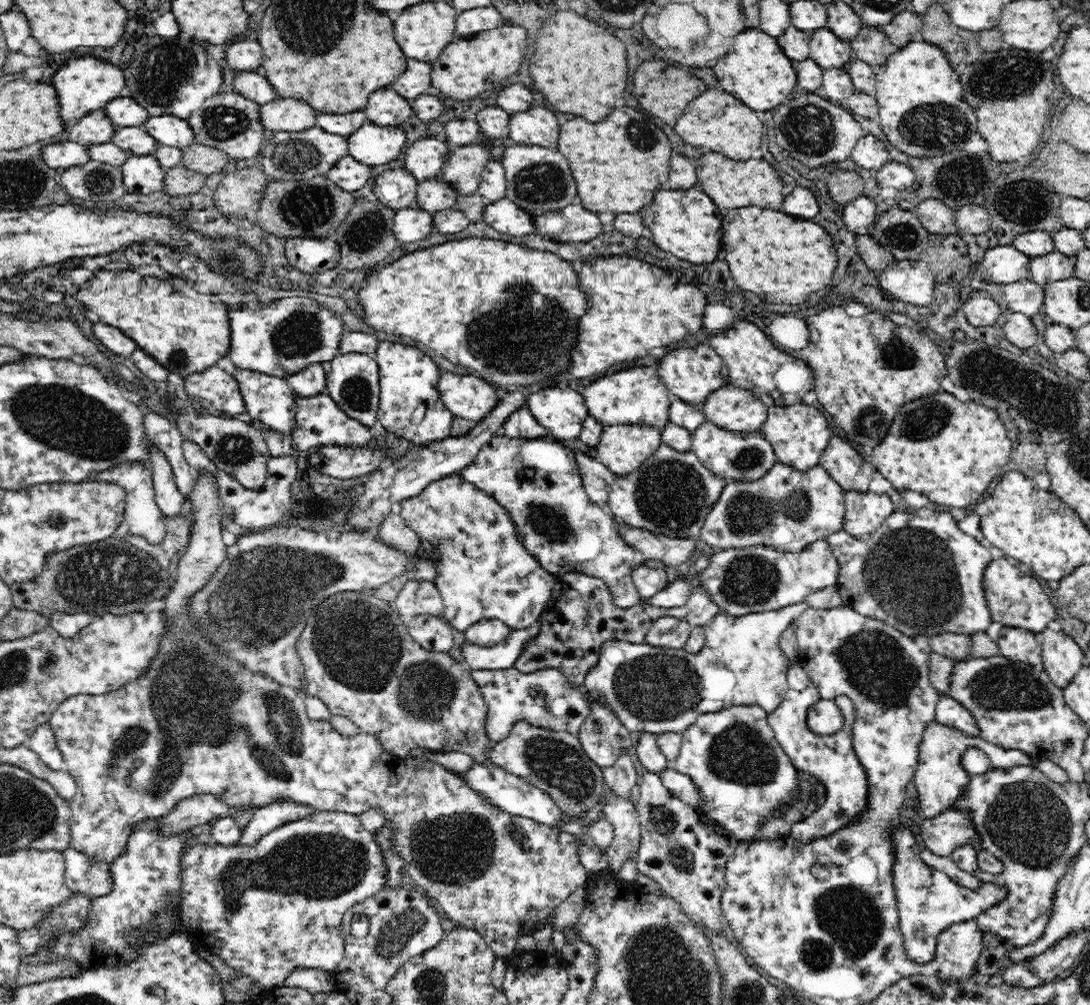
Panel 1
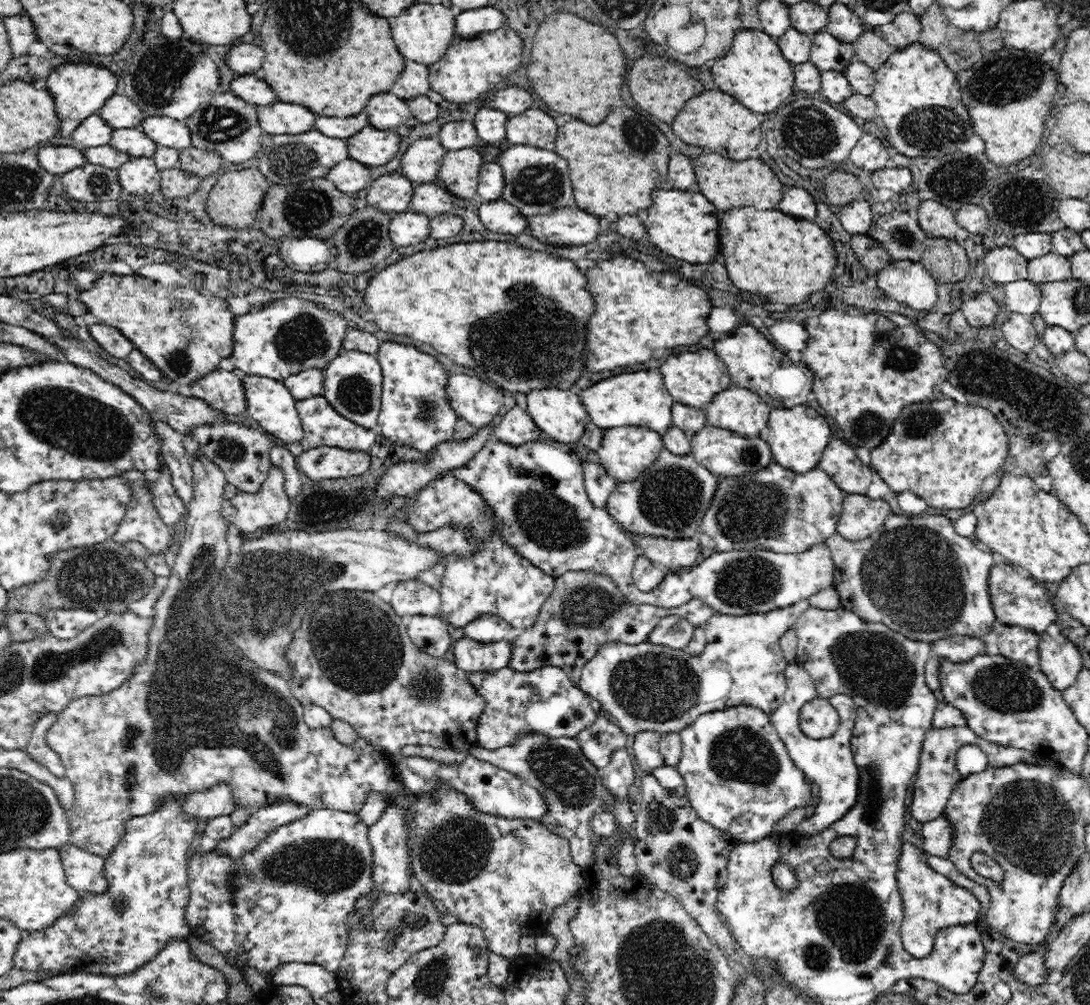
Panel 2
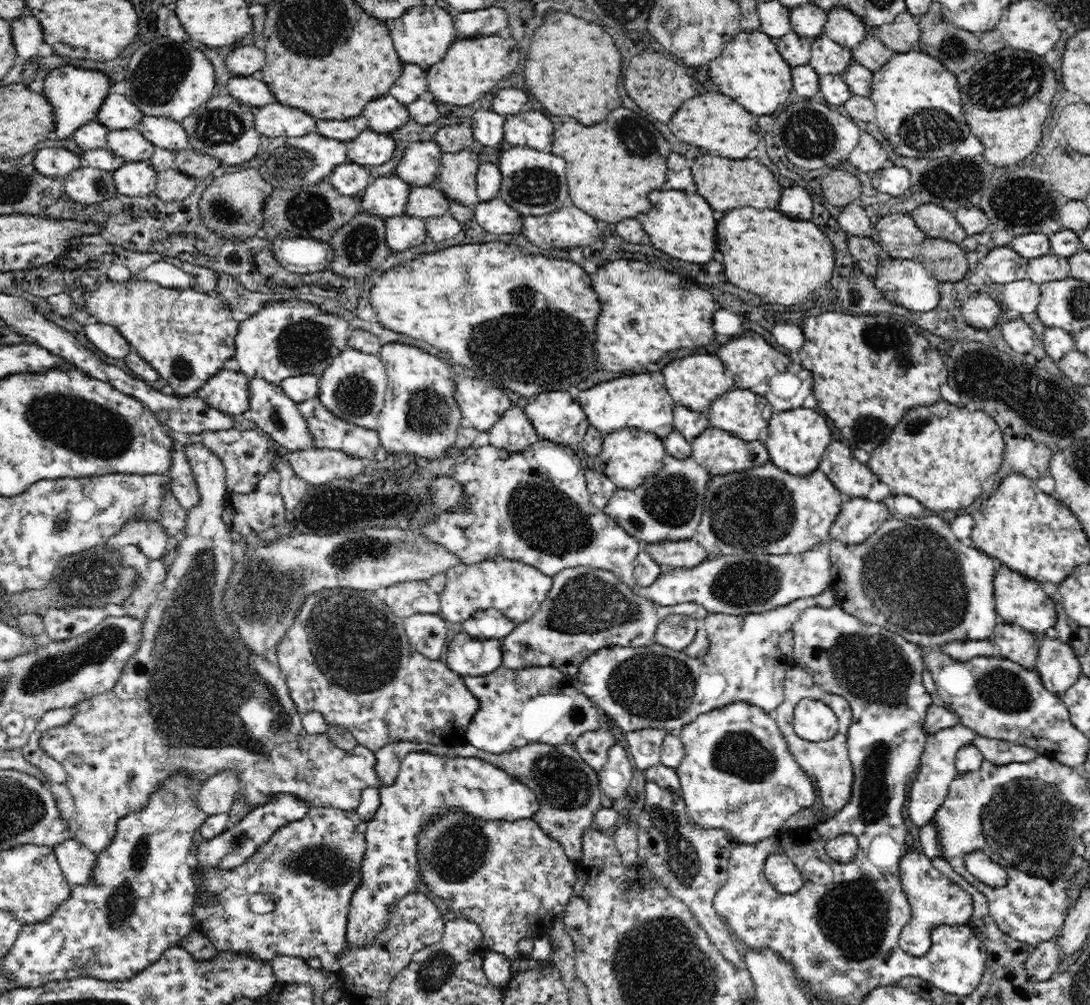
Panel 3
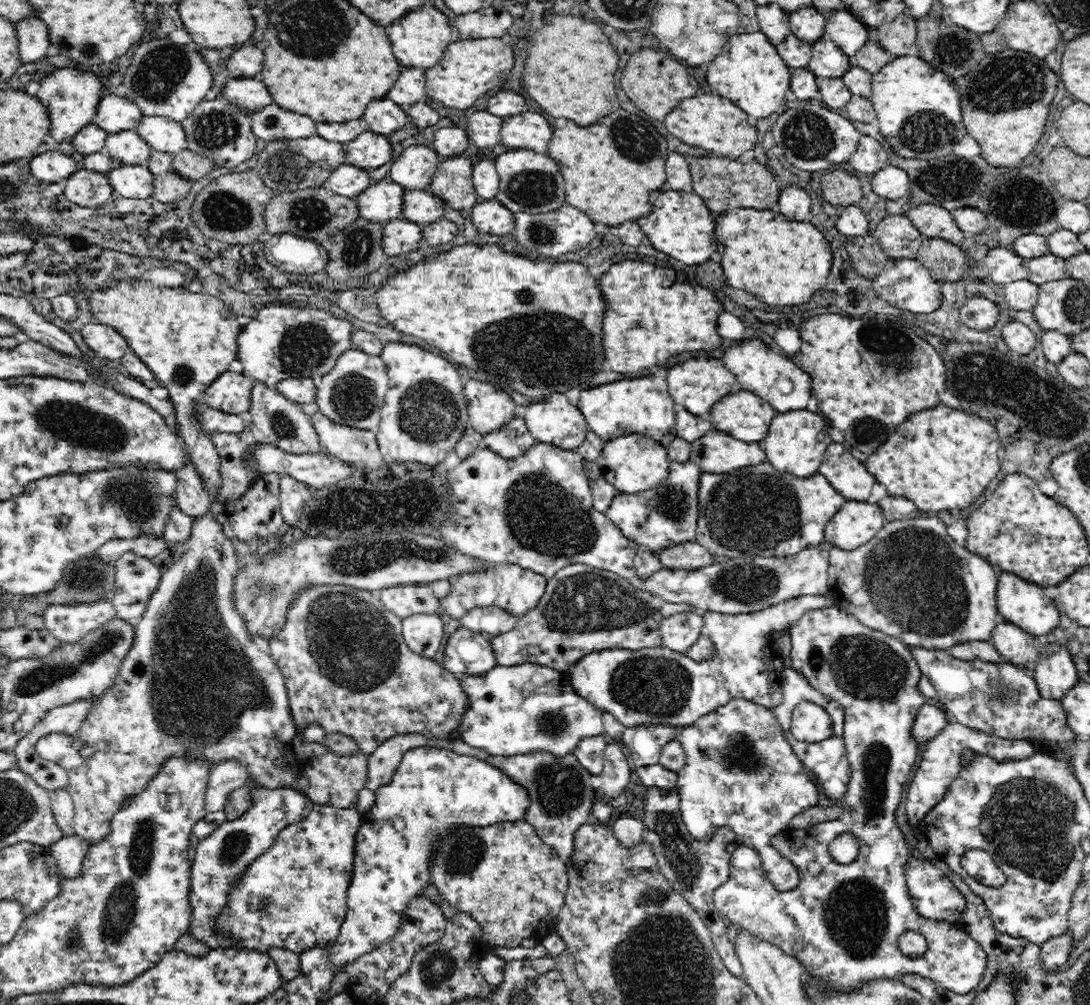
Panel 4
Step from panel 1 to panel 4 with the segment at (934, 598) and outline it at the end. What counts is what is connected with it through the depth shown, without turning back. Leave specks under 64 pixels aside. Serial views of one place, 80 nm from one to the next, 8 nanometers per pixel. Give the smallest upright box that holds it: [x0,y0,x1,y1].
[829,518,1001,650]

